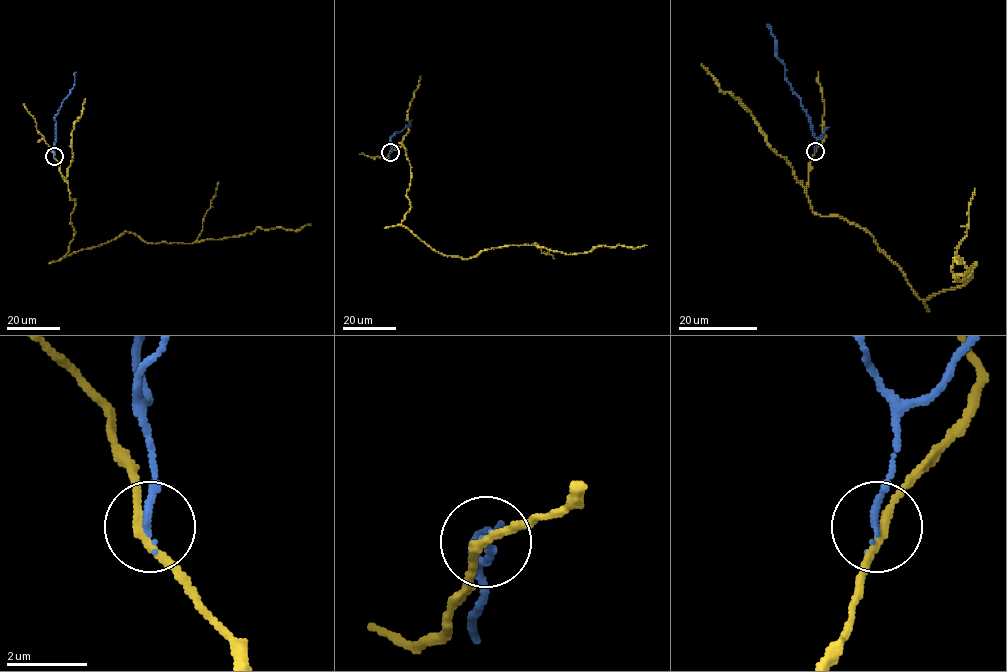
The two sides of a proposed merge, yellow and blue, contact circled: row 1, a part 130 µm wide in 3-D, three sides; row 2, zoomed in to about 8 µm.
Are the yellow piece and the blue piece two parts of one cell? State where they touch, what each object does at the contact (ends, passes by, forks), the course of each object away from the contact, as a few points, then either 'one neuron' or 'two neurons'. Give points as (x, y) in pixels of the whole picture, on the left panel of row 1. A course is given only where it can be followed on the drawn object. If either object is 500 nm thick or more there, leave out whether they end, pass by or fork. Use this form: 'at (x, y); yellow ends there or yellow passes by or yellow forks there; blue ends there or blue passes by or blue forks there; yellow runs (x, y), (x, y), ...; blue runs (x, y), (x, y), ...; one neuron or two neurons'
at (54, 156); yellow passes by; blue ends there; yellow runs (54, 156), (75, 204), (66, 256), (125, 232), (147, 243), (186, 243), (310, 224); blue runs (54, 156), (54, 118), (73, 86), (75, 72); two neurons

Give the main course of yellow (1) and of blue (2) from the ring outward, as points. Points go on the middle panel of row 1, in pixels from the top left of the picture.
1: (390, 152), (404, 146), (410, 168), (402, 225), (446, 256), (646, 245)
2: (390, 152), (390, 138), (409, 126), (411, 119)

